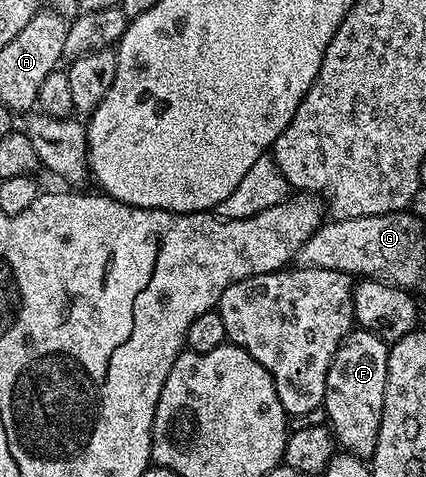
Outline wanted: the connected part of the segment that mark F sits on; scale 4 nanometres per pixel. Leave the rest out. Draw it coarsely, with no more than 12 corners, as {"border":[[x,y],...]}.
{"border":[[342,340],[322,413],[343,452],[371,459],[382,427],[389,342]]}

